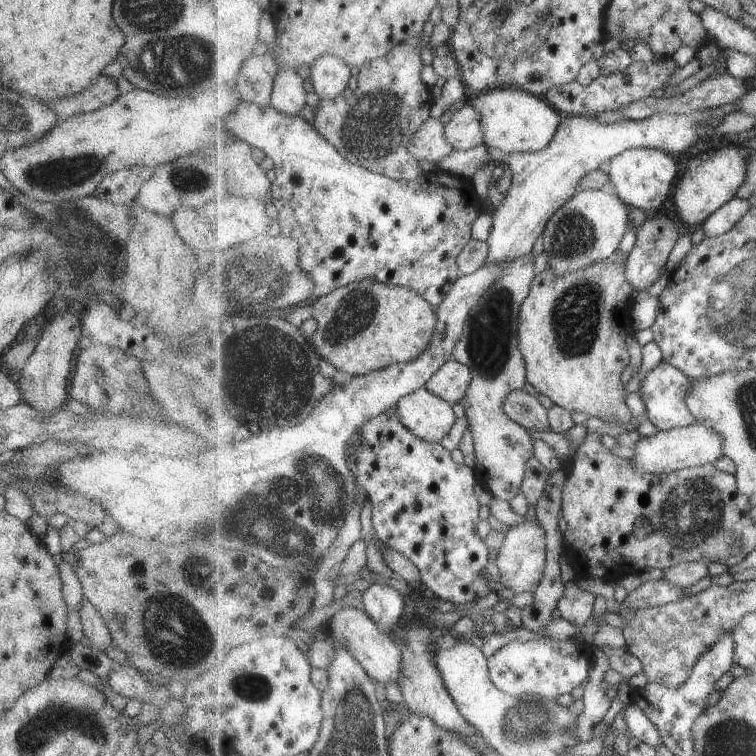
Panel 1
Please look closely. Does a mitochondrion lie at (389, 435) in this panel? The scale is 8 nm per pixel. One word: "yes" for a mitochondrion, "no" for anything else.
no

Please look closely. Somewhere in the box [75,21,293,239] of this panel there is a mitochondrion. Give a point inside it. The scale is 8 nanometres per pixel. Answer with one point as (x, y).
(186, 74)

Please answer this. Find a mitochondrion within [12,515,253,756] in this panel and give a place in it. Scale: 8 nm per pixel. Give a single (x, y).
(177, 633)

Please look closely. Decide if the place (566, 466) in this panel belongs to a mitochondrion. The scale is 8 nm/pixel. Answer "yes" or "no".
no

